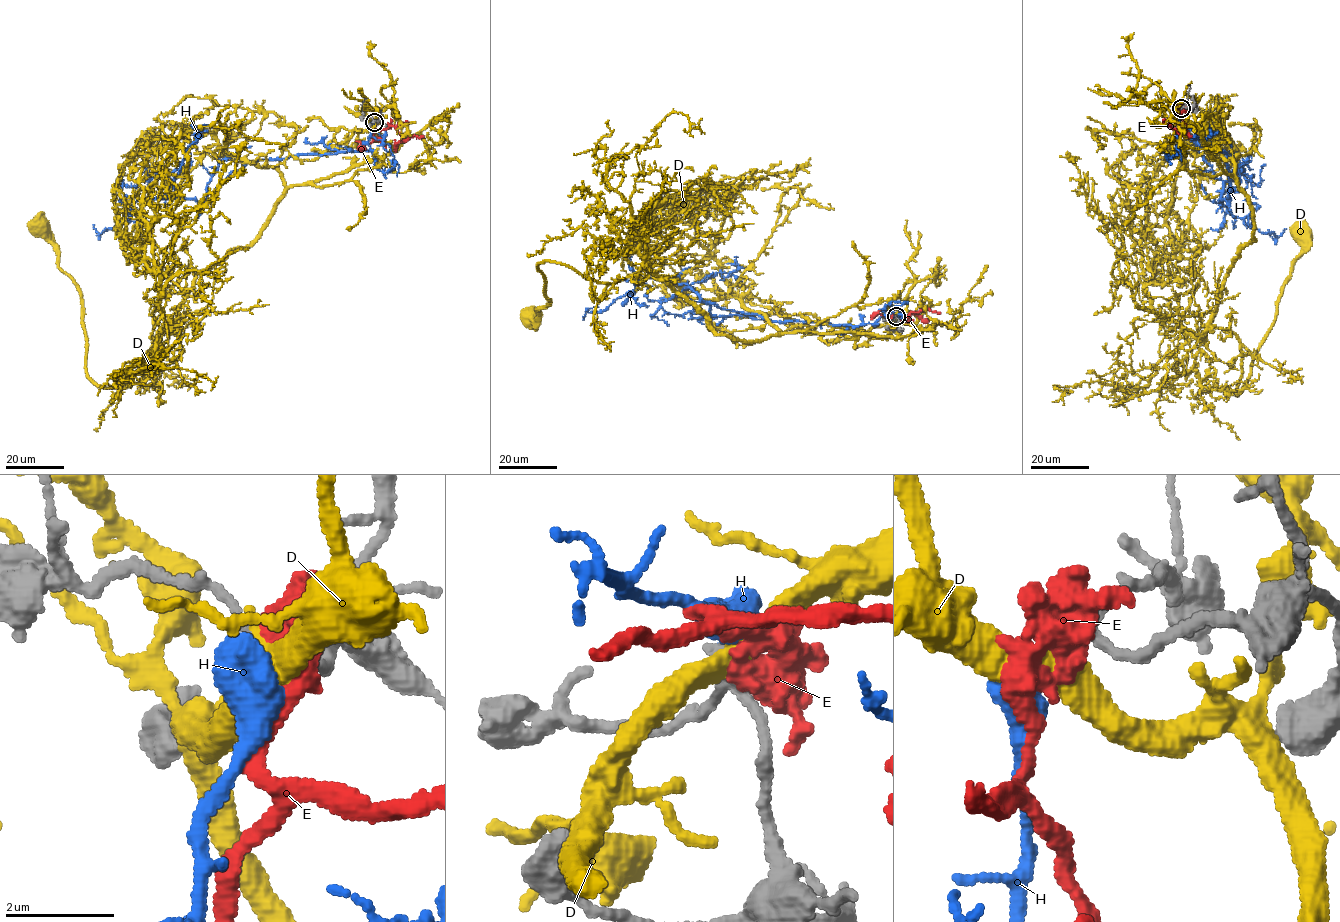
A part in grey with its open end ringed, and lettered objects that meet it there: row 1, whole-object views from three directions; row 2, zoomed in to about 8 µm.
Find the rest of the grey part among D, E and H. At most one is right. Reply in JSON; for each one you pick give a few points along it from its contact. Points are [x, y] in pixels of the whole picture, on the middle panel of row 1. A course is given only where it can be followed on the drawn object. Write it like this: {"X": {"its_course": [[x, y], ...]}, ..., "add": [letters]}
{"H": {"its_course": [[896, 316], [885, 311], [873, 325], [851, 326], [772, 322], [703, 302], [685, 283], [642, 278], [583, 319]]}, "add": ["H"]}

